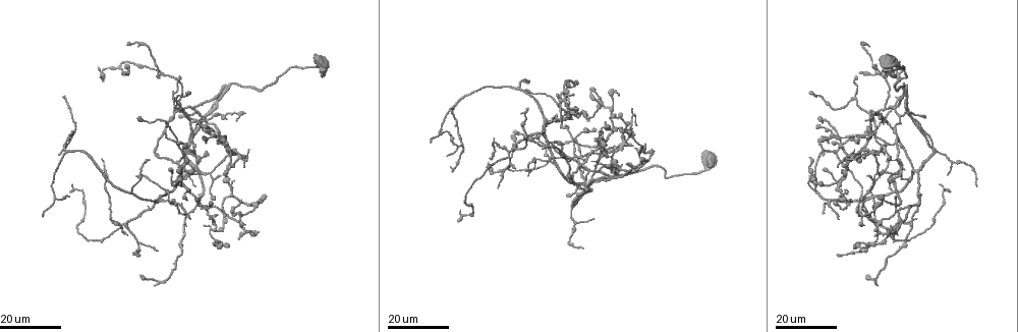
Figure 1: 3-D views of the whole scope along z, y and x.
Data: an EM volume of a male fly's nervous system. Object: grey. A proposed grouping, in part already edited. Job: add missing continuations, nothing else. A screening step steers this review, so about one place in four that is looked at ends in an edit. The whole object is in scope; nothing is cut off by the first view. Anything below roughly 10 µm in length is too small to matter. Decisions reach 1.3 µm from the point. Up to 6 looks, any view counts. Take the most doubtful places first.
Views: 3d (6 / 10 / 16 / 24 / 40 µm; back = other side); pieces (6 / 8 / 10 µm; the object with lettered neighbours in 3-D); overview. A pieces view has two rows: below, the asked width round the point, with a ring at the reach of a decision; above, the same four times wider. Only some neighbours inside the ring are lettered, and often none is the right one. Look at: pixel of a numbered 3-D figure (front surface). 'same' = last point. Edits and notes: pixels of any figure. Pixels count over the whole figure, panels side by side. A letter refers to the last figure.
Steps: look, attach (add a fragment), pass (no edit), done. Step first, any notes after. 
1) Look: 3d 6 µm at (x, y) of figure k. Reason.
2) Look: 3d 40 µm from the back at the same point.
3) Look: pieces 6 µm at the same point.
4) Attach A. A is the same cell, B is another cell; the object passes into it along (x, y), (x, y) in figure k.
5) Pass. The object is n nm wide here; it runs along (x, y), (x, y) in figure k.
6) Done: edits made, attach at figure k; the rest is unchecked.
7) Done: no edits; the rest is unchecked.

Look: 3d 16 µm at (451, 171) of figure 1. Thin end.

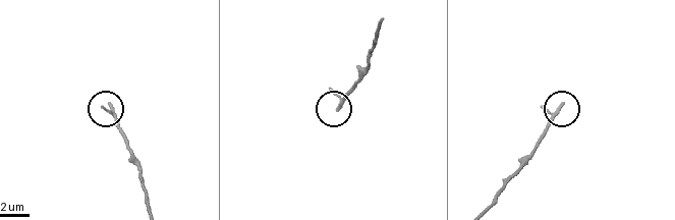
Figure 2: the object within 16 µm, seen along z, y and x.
Look: pieces 8 µm at (338, 109) of figure 2.

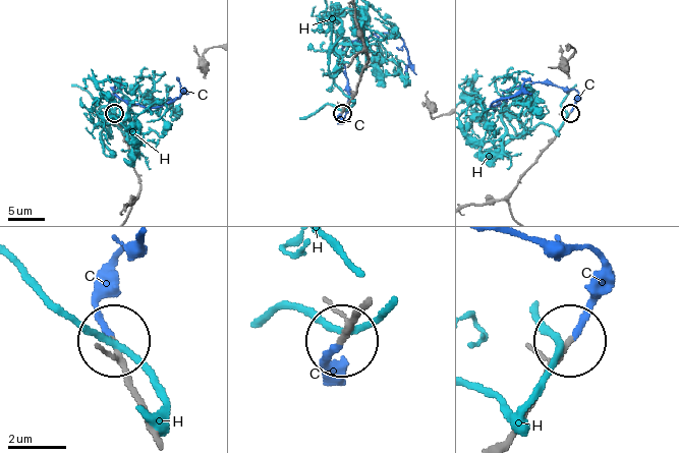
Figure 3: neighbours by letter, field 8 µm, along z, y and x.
Attach C. The object is 190 nm wide here; C is the same cell, H is another cell; the neuron continues.

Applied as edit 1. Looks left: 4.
Look: 3d 16 µm at (430, 141) of figure 1.

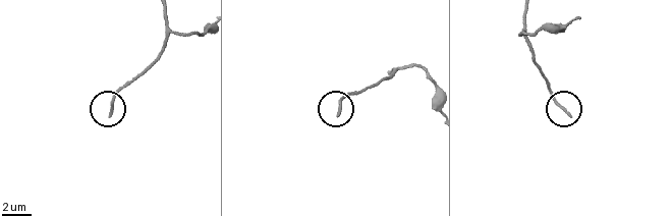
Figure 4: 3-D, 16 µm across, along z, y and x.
Look: pieces 8 µm at (111, 114) of figure 4. What lies round it.

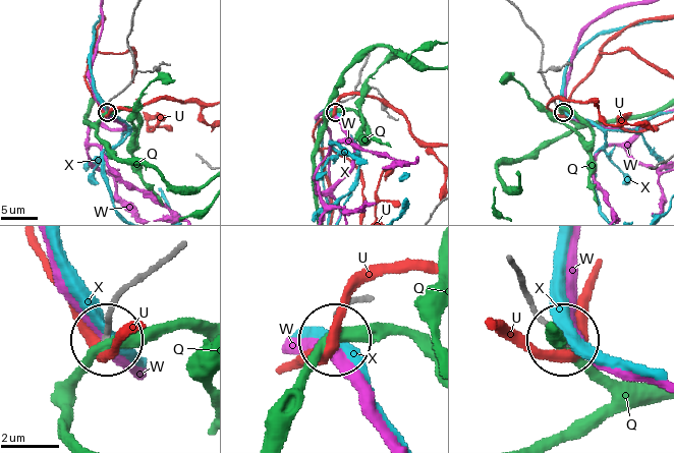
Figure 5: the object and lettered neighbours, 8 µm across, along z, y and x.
Pass. Q, U, W and X are other cells; it runs along (162, 258), (118, 301), (106, 335) in figure 5; none of them fits.

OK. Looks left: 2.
Look: 3d 24 µm at (948, 175) of figure 1. Free end.

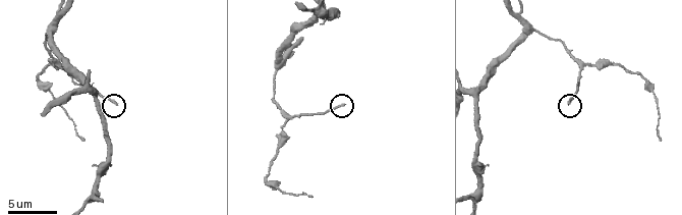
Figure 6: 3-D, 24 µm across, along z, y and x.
Look: pieces 10 µm at (115, 103) of figure 6.

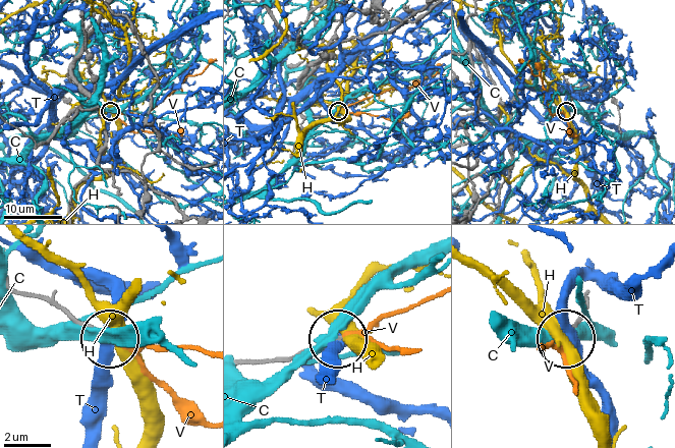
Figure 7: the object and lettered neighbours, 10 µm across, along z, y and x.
Attach V. The object is 160 nm wide here; V is the same cell, C, H and T are other cells; the neuron continues.

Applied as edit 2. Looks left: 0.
Done: edits made, attach at figure 3, attach at figure 7; the rest is unchecked.

